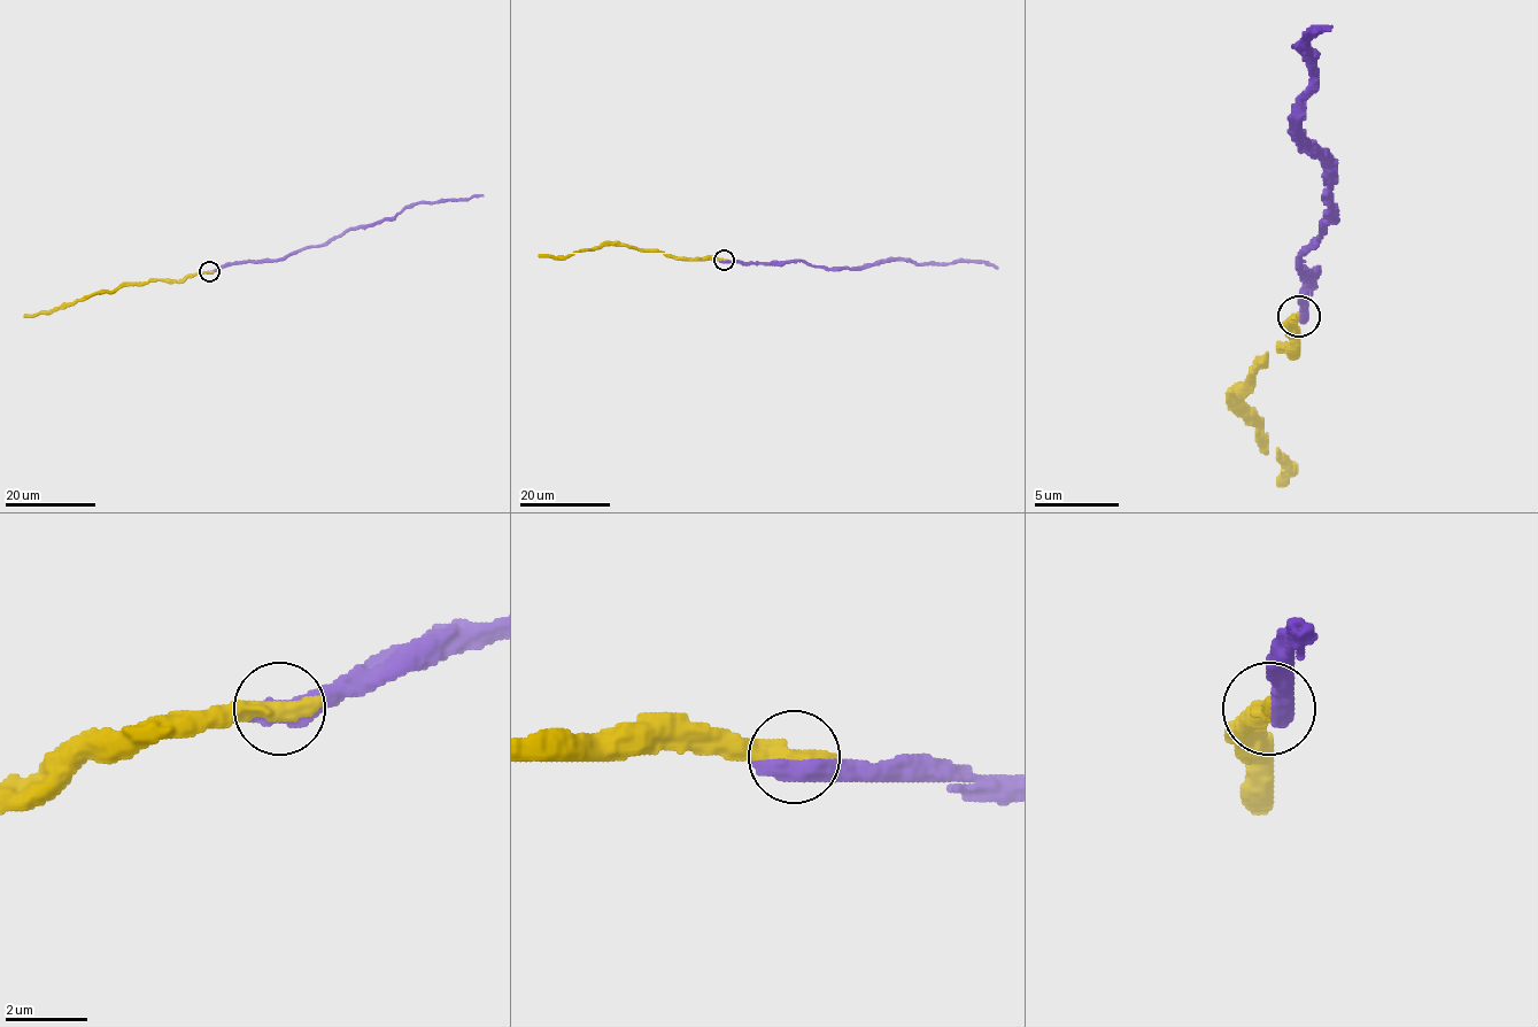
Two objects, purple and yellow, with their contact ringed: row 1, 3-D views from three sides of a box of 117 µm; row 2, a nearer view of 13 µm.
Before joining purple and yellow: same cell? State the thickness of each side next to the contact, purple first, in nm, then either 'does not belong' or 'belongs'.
calibres 650 and 480 nm; belongs

